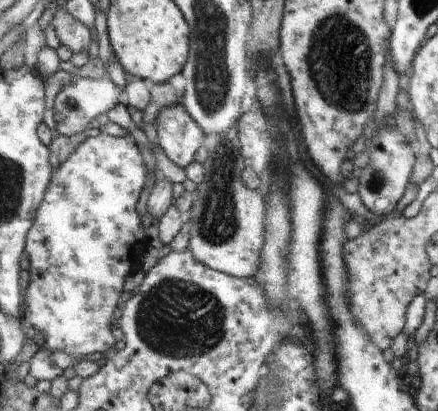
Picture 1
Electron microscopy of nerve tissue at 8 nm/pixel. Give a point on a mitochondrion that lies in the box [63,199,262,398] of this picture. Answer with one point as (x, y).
(178, 319)

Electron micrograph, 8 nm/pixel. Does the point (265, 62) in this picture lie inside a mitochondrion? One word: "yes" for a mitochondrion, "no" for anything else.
no

